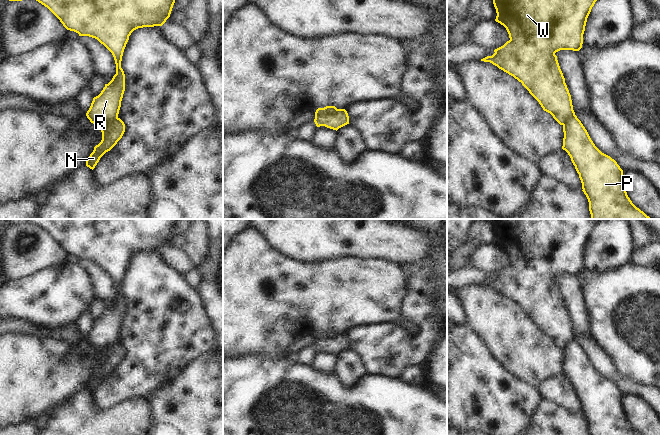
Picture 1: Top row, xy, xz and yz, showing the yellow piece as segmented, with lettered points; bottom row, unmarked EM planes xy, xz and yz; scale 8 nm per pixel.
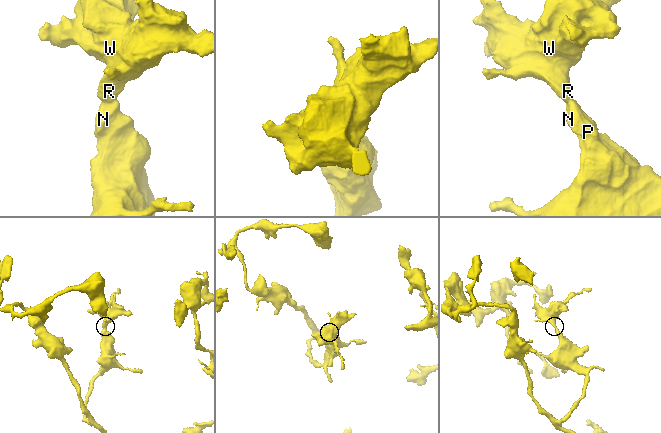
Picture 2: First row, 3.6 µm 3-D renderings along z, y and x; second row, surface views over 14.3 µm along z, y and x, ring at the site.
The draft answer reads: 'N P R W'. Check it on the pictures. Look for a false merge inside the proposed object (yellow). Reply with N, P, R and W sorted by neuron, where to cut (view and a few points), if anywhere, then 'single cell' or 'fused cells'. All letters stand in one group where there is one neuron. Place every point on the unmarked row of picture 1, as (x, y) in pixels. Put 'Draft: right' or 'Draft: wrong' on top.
Draft: wrong
N P / R W | xy (117, 340), (105, 347), (94, 348) | fused cells

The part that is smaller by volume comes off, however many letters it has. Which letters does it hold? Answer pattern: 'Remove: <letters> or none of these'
Remove: R, W

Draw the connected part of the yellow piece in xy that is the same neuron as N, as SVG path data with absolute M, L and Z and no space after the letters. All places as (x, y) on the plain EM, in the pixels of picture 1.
M118 341L106 348L94 348L94 350L101 354L102 364L94 371L93 376L86 384L86 390L92 394L95 392L100 382L117 368L125 356L125 348Z

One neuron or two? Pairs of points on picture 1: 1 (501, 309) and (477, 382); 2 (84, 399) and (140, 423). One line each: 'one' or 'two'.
1: two
2: one

